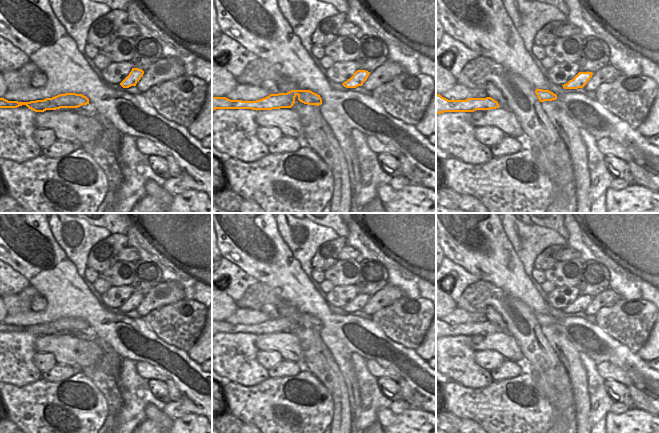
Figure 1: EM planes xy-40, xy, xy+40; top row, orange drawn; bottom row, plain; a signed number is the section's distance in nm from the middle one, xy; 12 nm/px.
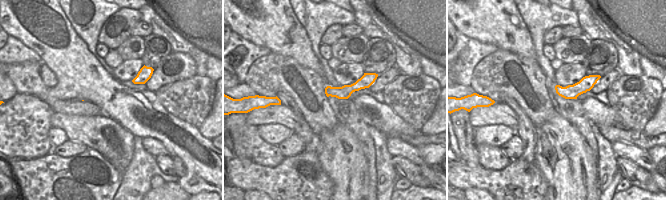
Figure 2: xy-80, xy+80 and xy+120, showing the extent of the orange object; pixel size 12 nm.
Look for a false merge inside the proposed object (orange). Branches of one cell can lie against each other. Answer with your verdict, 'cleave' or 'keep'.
keep

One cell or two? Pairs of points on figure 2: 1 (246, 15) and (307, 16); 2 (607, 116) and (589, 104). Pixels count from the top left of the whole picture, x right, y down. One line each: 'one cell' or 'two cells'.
1: two cells
2: one cell

